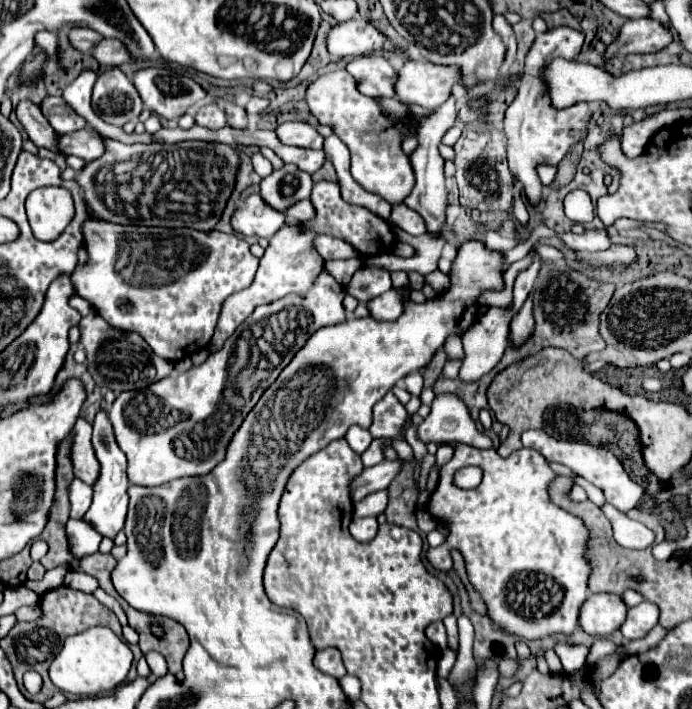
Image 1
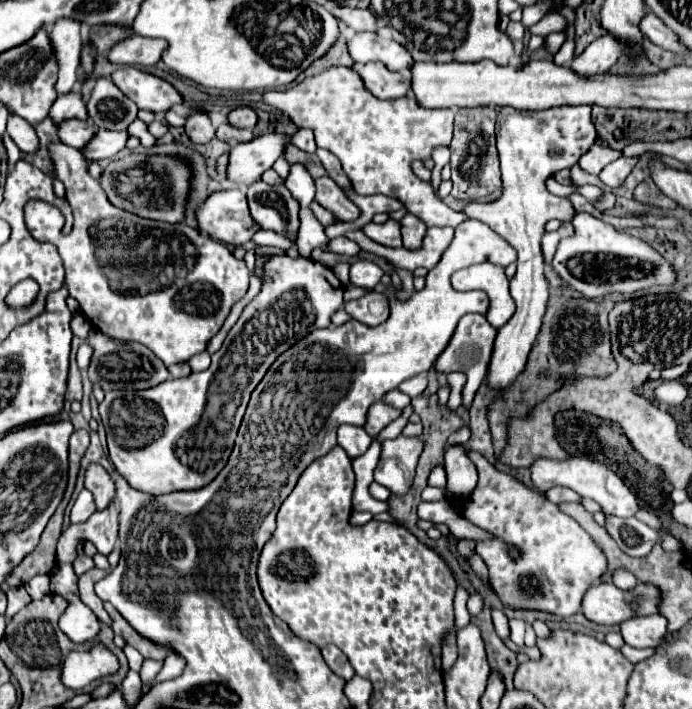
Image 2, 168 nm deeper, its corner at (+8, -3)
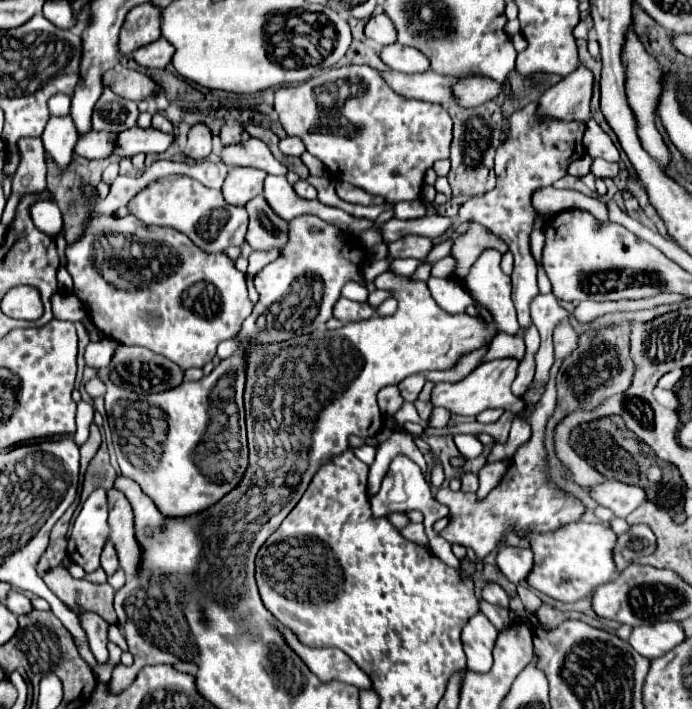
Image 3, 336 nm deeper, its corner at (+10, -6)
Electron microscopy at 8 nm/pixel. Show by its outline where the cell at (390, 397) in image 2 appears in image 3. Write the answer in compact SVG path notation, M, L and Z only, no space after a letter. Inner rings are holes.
M388 385L388 387L382 387L380 393L378 393L378 405L380 405L380 411L386 415L386 417L394 417L394 413L402 407L404 399L398 391L396 385Z

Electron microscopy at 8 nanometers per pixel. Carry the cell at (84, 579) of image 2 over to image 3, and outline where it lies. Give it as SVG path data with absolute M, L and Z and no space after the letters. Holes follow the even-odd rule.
M62 565L44 575L48 589L60 597L74 613L96 613L108 623L118 623L114 611L114 589L106 585L94 585L84 579L74 579Z

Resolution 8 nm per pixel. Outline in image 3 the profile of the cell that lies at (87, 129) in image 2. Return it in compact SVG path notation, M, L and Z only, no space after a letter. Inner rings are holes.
M90 131L88 135L80 135L76 143L76 153L86 159L108 159L116 149L116 135L106 131Z

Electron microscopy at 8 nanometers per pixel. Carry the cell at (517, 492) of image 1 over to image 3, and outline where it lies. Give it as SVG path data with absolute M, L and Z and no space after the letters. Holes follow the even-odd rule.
M570 523L560 531L546 535L530 535L532 553L534 553L534 569L528 575L528 583L550 595L558 601L578 601L588 597L598 585L608 583L616 573L614 549L616 549L616 533L602 523Z

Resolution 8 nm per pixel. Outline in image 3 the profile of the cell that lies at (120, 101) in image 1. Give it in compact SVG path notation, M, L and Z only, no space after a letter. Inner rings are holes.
M104 89L102 97L98 99L92 115L92 127L96 131L126 131L136 125L138 107L134 101L122 99L112 91Z

